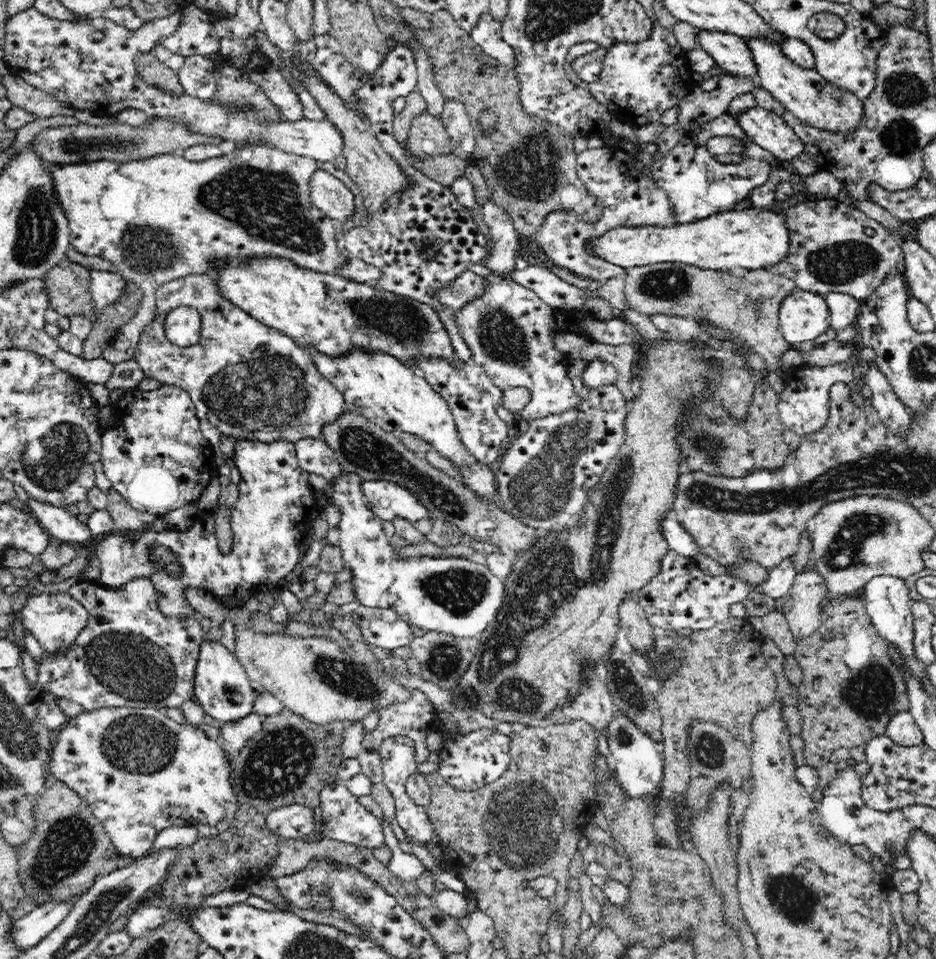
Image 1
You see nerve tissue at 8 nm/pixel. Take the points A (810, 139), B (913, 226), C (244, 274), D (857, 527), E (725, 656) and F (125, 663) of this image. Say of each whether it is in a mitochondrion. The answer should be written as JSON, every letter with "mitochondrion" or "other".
{"A":"other","B":"other","C":"other","D":"mitochondrion","E":"other","F":"mitochondrion"}

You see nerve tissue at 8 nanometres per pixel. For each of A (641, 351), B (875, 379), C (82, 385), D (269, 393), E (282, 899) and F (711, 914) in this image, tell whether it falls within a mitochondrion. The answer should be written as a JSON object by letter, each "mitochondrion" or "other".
{"A":"other","B":"other","C":"other","D":"mitochondrion","E":"other","F":"other"}

